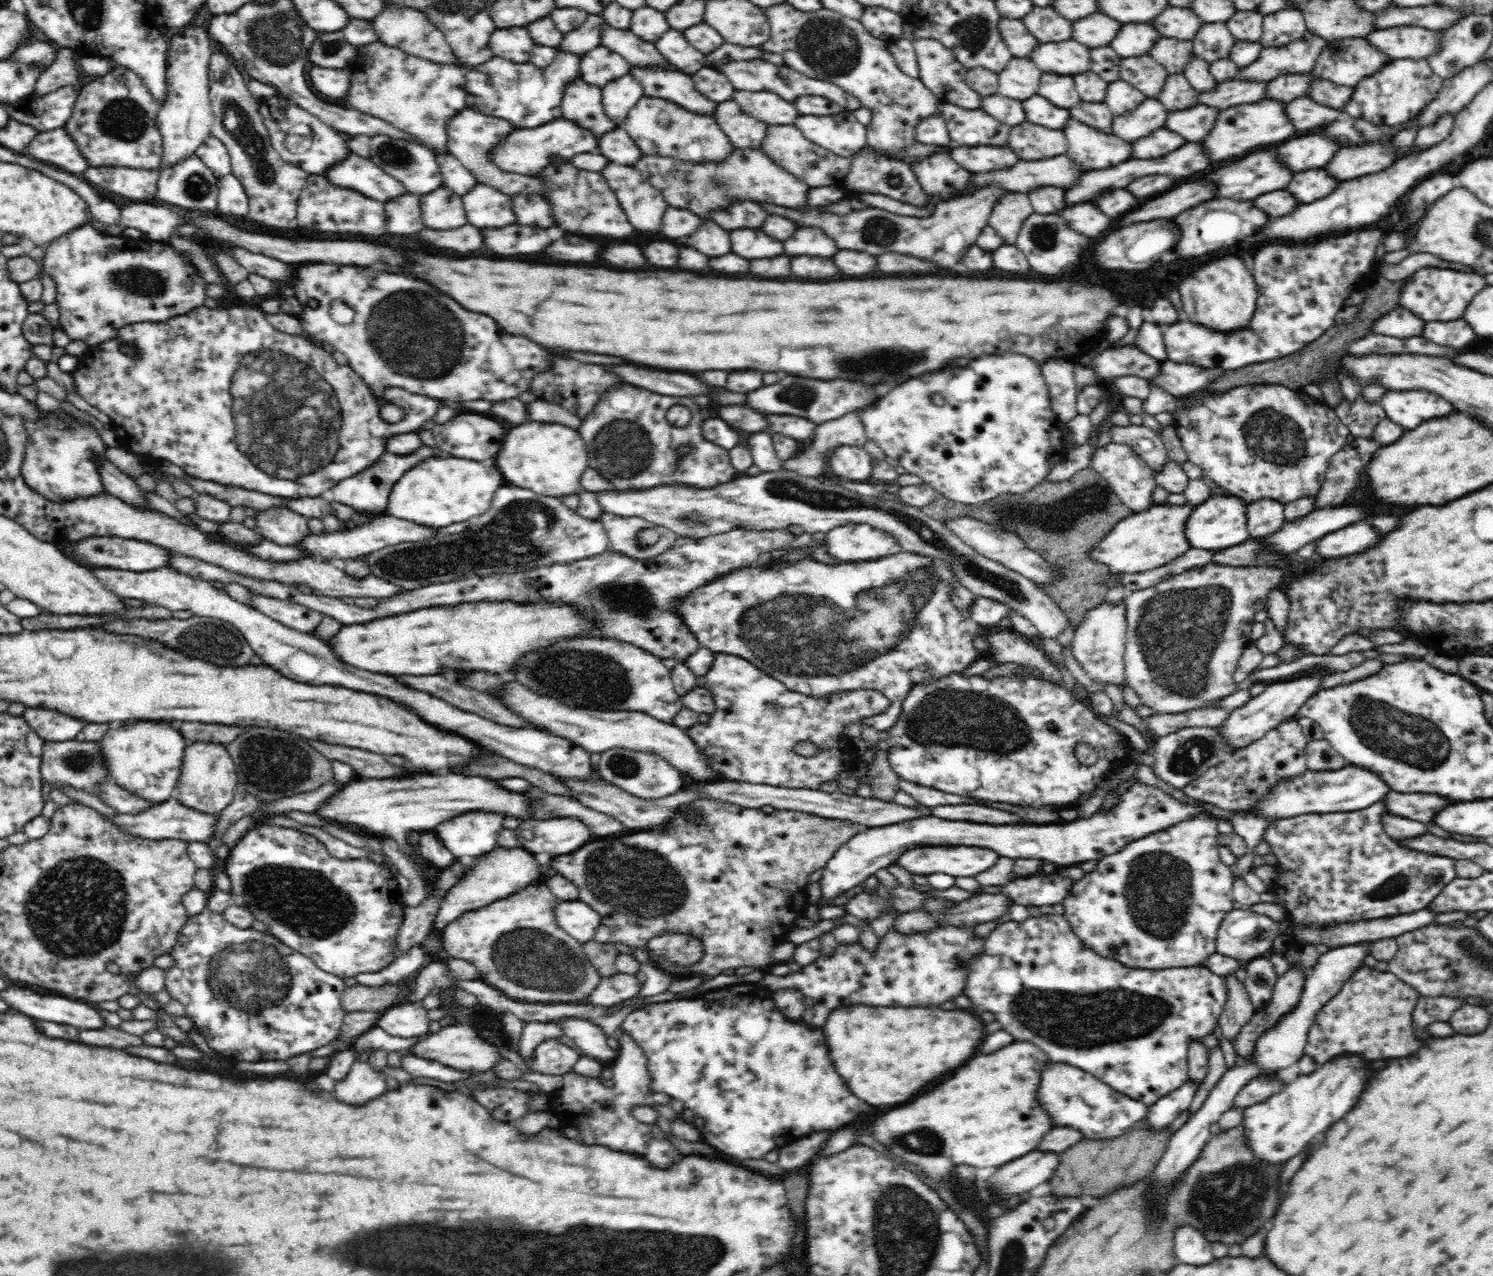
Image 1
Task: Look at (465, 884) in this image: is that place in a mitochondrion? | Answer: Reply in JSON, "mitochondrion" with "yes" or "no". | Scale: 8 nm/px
{"mitochondrion":"yes"}

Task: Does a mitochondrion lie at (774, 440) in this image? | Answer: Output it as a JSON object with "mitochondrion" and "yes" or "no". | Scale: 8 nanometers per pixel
{"mitochondrion":"no"}

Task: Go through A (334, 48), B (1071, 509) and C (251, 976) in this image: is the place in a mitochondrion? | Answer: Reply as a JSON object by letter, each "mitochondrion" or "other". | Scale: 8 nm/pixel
{"A":"mitochondrion","B":"mitochondrion","C":"mitochondrion"}

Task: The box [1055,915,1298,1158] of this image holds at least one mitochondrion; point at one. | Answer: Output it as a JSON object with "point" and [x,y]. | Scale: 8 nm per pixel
{"point":[1236,1142]}

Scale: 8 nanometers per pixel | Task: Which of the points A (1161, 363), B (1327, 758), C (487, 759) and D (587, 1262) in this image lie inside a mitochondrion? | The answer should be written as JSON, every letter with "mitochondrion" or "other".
{"A":"other","B":"mitochondrion","C":"other","D":"mitochondrion"}

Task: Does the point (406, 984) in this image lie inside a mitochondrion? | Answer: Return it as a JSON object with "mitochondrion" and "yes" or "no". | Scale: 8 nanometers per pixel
{"mitochondrion":"no"}

